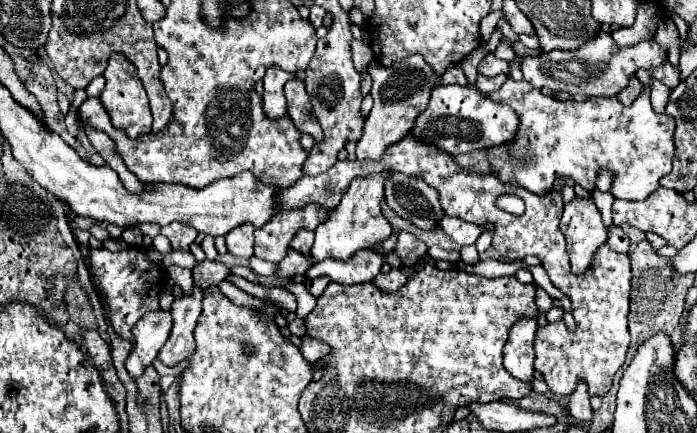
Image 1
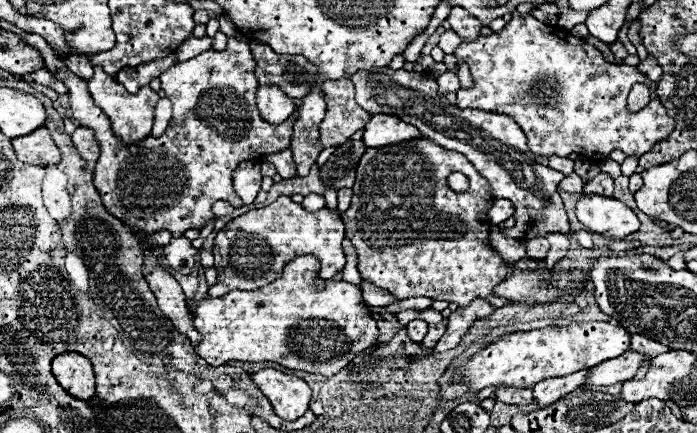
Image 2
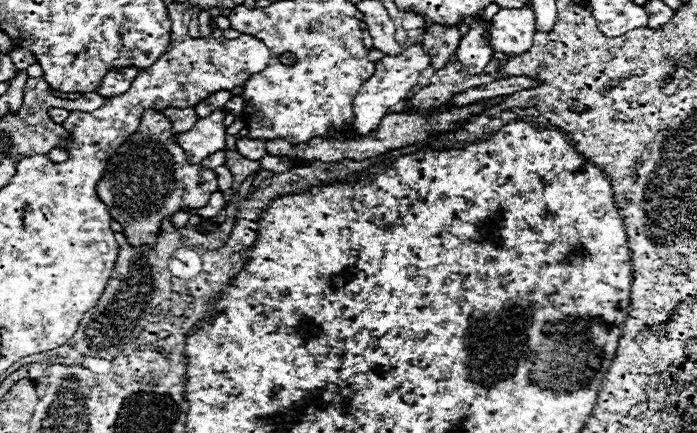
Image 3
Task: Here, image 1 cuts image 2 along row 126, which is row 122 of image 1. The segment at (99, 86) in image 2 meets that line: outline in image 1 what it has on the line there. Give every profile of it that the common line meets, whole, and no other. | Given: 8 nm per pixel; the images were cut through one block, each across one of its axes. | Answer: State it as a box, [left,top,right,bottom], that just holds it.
[102,52,152,138]

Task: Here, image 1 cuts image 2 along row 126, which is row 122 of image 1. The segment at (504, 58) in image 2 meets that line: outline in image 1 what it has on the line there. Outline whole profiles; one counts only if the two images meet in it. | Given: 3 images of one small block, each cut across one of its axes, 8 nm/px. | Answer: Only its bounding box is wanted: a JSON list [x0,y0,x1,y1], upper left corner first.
[488,76,674,200]

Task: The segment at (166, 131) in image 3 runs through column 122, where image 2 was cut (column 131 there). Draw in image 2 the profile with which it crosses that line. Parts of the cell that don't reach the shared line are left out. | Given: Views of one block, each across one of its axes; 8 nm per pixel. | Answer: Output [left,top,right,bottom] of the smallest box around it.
[56,36,298,236]

